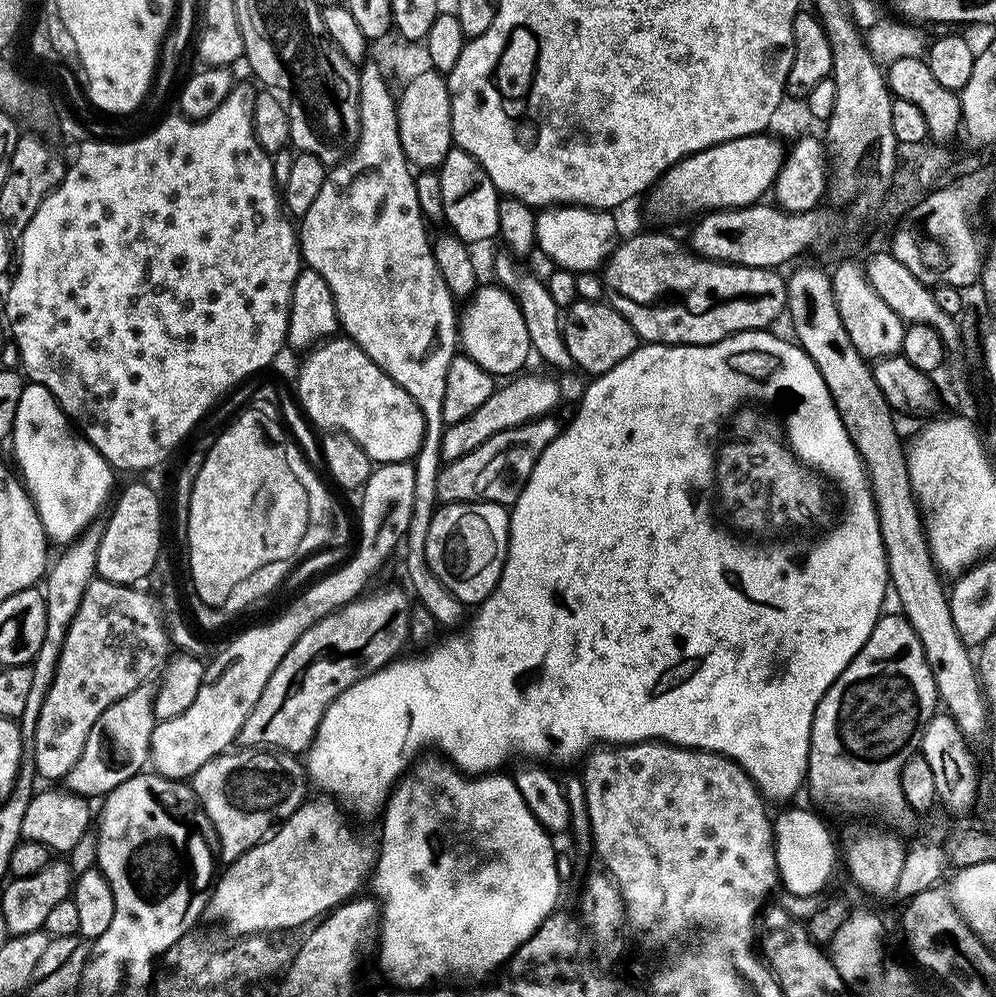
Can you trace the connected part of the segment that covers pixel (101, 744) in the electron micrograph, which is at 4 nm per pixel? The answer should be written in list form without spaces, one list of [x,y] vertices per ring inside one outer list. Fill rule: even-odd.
[[[148,686],[130,690],[126,698],[118,698],[114,706],[102,710],[102,718],[94,722],[94,730],[90,730],[90,738],[86,738],[86,746],[82,746],[82,758],[64,775],[67,791],[85,798],[103,798],[122,786],[122,782],[141,775],[150,760],[150,738],[157,723],[154,692]]]

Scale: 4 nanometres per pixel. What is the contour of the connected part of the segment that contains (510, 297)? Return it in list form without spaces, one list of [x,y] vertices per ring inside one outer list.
[[[489,283],[471,293],[469,300],[472,301],[458,316],[458,344],[463,355],[478,362],[478,366],[491,372],[493,377],[512,378],[523,369],[520,367],[534,351],[515,296],[507,287],[496,287],[495,283]]]

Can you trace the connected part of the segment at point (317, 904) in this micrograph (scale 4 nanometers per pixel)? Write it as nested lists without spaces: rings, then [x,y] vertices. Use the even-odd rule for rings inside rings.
[[[320,799],[324,800],[316,800],[313,804],[311,802],[301,804],[300,808],[294,810],[294,814],[290,814],[290,818],[283,821],[271,835],[250,850],[246,850],[246,854],[231,861],[225,867],[228,869],[224,873],[219,873],[211,889],[212,897],[204,908],[206,919],[213,920],[216,924],[225,924],[236,938],[284,932],[287,928],[300,928],[303,924],[311,925],[319,921],[332,909],[340,907],[359,893],[356,891],[359,890],[360,883],[363,880],[365,883],[373,867],[373,857],[371,855],[368,857],[367,850],[356,841],[355,834],[344,825],[345,813],[331,799]]]

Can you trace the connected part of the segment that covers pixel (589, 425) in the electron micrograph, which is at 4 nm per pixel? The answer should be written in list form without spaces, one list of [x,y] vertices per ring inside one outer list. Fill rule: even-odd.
[[[761,330],[759,332],[735,332],[733,336],[728,336],[725,340],[719,340],[713,344],[653,344],[644,342],[631,356],[622,358],[622,362],[618,362],[618,366],[595,377],[591,381],[593,384],[585,390],[584,397],[580,400],[580,409],[577,410],[576,417],[566,424],[566,427],[556,435],[554,442],[550,442],[550,446],[546,446],[546,450],[542,450],[522,494],[516,499],[515,504],[511,505],[508,557],[496,583],[496,589],[491,594],[493,601],[508,600],[508,605],[504,608],[506,615],[513,616],[516,620],[541,620],[544,624],[492,624],[492,616],[488,611],[491,610],[493,601],[486,599],[473,611],[476,613],[473,614],[472,621],[470,621],[470,616],[467,621],[467,624],[469,623],[468,629],[461,636],[448,636],[441,644],[438,644],[439,642],[433,643],[428,649],[433,648],[425,656],[406,657],[407,655],[405,655],[403,658],[393,660],[384,668],[379,668],[377,672],[363,676],[358,682],[354,682],[354,686],[347,688],[326,710],[316,731],[316,736],[312,739],[312,745],[308,747],[306,753],[307,779],[311,783],[313,780],[324,791],[321,793],[339,801],[349,813],[352,811],[357,812],[360,816],[379,817],[387,805],[392,789],[396,787],[400,777],[409,767],[408,759],[419,748],[428,748],[433,744],[441,752],[437,752],[441,757],[447,758],[459,771],[465,774],[492,774],[503,769],[500,767],[511,756],[518,755],[520,751],[524,751],[528,756],[537,756],[540,759],[537,761],[540,762],[548,762],[544,760],[572,760],[575,756],[580,755],[583,757],[593,747],[593,745],[591,746],[593,740],[596,746],[627,746],[641,742],[667,742],[681,748],[718,752],[721,756],[726,756],[729,760],[739,764],[742,771],[752,779],[752,783],[769,801],[788,800],[799,788],[803,789],[808,775],[808,747],[810,746],[810,734],[818,702],[824,697],[826,690],[830,690],[830,686],[838,678],[838,674],[842,674],[842,670],[846,670],[848,663],[856,657],[858,650],[862,650],[862,646],[870,638],[874,626],[880,621],[882,615],[880,607],[884,604],[884,591],[886,593],[889,591],[890,581],[884,543],[876,517],[876,503],[872,500],[872,487],[868,485],[868,472],[856,452],[856,447],[852,445],[842,426],[842,418],[838,418],[836,407],[830,398],[830,390],[826,386],[818,366],[814,366],[814,362],[804,353],[804,349],[799,344],[791,339],[788,340],[775,336],[772,330]],[[784,412],[792,412],[794,419],[801,420],[800,425],[789,426],[788,436],[784,433]],[[579,616],[580,624],[568,624],[571,620],[578,619]]]

